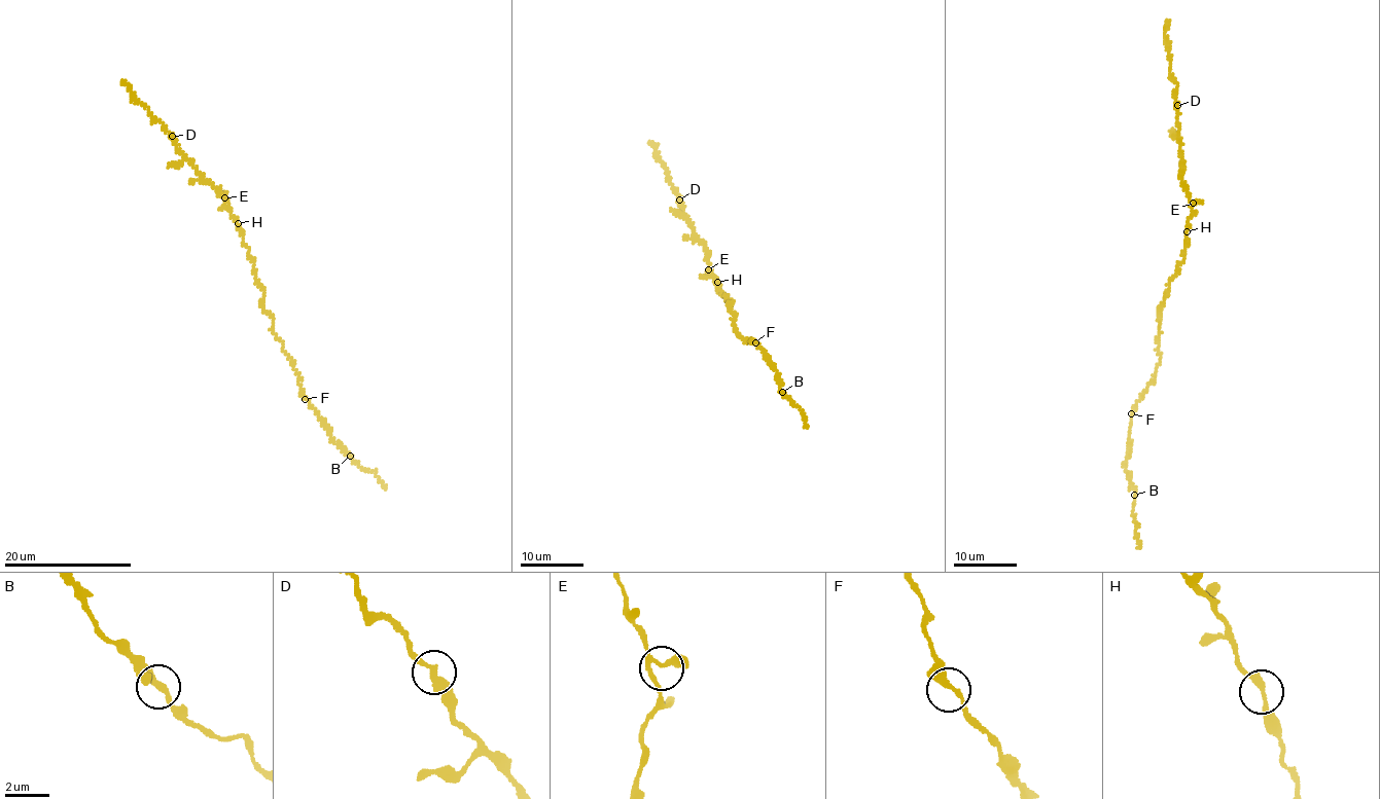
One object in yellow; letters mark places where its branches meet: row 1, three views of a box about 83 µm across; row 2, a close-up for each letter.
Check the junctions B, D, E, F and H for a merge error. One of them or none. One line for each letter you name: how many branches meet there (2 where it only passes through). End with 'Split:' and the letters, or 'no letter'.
Split: no letter

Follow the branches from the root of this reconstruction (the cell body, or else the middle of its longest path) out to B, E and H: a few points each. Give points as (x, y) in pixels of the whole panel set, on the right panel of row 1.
B: (1168, 286), (1159, 311), (1159, 363), (1154, 380), (1137, 403), (1129, 430), (1125, 467), (1134, 495)
E: (1168, 286), (1183, 259), (1193, 203)
H: (1168, 286), (1183, 259), (1187, 231)

